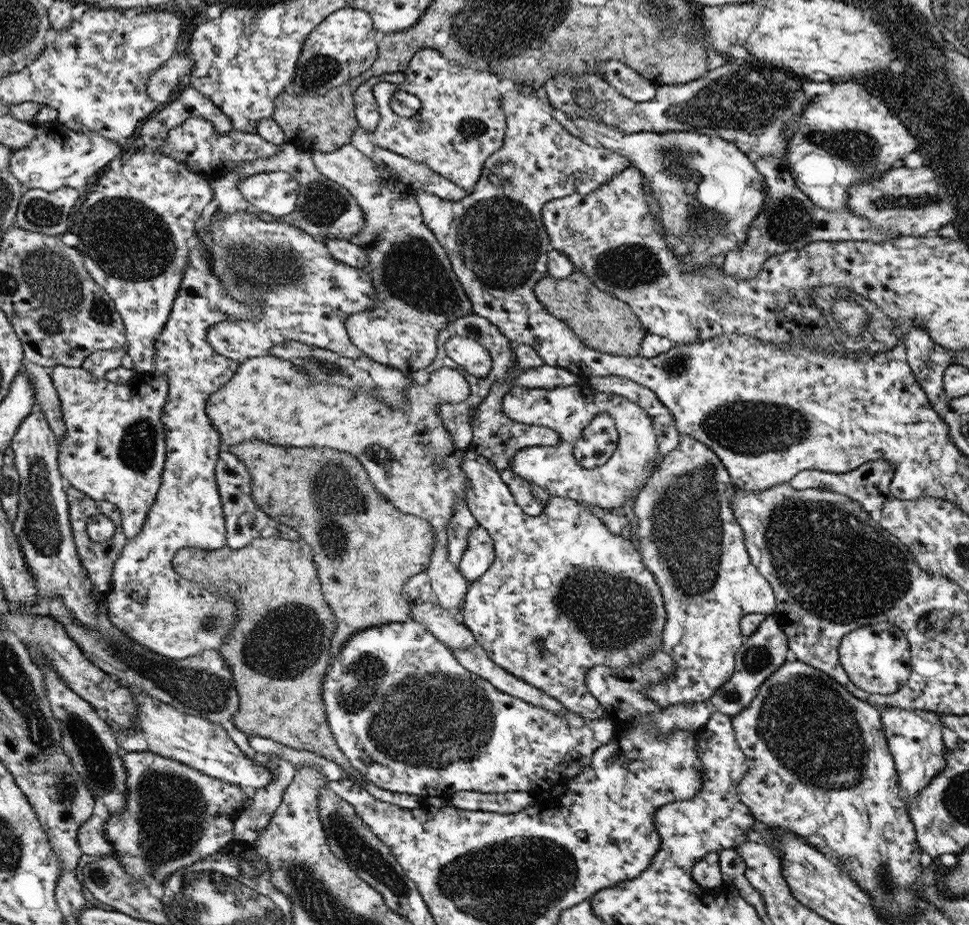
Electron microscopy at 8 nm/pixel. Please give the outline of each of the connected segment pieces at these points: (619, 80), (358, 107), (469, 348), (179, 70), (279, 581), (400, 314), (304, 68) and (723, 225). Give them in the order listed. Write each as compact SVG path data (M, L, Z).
M607 60L598 65L598 73L610 86L621 91L623 95L634 102L652 101L657 94L657 85L650 79L644 78L638 71L634 71L622 60Z
M390 73L370 78L364 85L358 86L354 91L355 114L359 126L366 132L375 132L381 114L378 110L378 98L387 85L398 86L405 79L404 73Z
M451 336L445 342L446 354L464 370L477 377L486 377L493 365L491 354L477 340Z
M181 55L170 58L157 68L147 80L149 97L158 104L172 102L177 97L177 92L184 89L188 76L193 72L194 59Z
M258 538L238 550L227 546L211 551L185 547L177 552L172 563L182 578L197 581L209 592L227 592L237 604L234 629L227 634L218 650L237 684L240 708L234 717L234 725L246 735L262 736L296 750L309 750L336 763L354 781L358 778L368 781L348 764L326 718L321 686L330 667L337 621L326 602L312 547L304 539Z
M348 143L334 152L312 152L312 155L321 173L325 174L326 178L345 186L365 213L365 228L354 237L350 237L349 241L366 250L368 256L366 270L373 282L376 295L379 296L379 303L372 306L370 311L354 314L348 318L345 326L349 337L358 350L368 358L374 359L374 362L397 368L410 377L413 374L423 373L436 356L436 337L439 330L446 328L450 322L473 315L474 312L472 302L466 295L457 272L454 271L448 252L424 221L417 195L388 170L372 162L370 157L357 147Z
M345 8L330 14L309 34L298 59L298 78L294 78L289 91L322 97L331 88L345 85L366 70L371 71L380 55L380 35L368 11Z
M554 109L554 116L572 134L580 137L590 146L613 150L628 156L631 165L638 167L642 176L647 178L647 185L652 190L651 196L660 204L660 220L664 233L682 236L687 243L690 264L722 266L722 259L732 250L740 250L746 240L749 224L758 216L765 201L765 178L754 166L752 157L740 150L734 143L718 136L688 132L687 130L669 130L669 132L634 132L626 134L616 126L604 124L599 118L565 120L562 112Z

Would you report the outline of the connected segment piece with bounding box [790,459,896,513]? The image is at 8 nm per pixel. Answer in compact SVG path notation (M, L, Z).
M884 459L876 461L869 460L865 465L844 474L834 474L818 469L803 470L798 473L796 477L791 478L790 484L798 490L806 490L807 488L824 489L838 494L844 494L856 502L861 503L864 509L871 513L873 510L881 510L882 505L884 505L888 499L894 498L894 496L891 496L889 493L889 486L893 480L895 468L895 464Z

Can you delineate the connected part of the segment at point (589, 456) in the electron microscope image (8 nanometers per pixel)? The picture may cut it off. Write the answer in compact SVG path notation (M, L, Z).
M602 412L583 430L573 453L582 466L593 469L610 460L617 444L618 431L614 419L607 412Z

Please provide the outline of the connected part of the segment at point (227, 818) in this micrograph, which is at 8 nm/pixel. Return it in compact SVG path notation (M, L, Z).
M147 751L124 753L122 761L128 773L128 808L124 809L123 813L110 813L110 818L105 821L104 832L113 844L113 856L124 873L130 875L133 880L148 887L154 882L164 883L172 873L204 861L224 849L233 840L234 817L238 816L231 814L240 809L240 804L246 806L251 803L251 792L248 789L224 782L222 779L215 779L193 767L185 766L184 763Z

